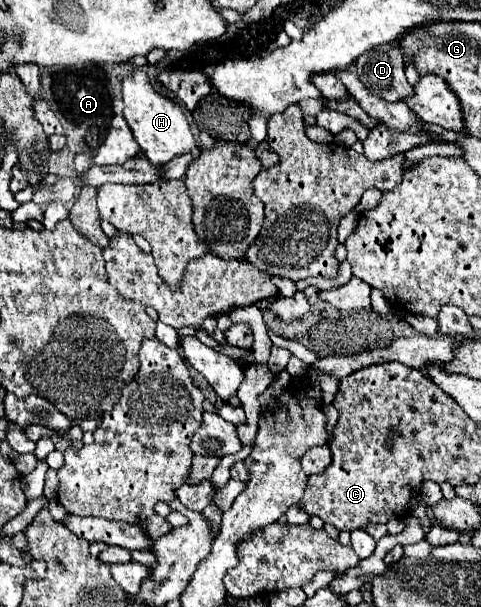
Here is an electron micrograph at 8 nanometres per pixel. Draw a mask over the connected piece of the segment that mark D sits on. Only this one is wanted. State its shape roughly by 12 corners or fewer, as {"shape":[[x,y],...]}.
{"shape":[[399,43],[357,57],[361,83],[387,101],[413,91]]}

